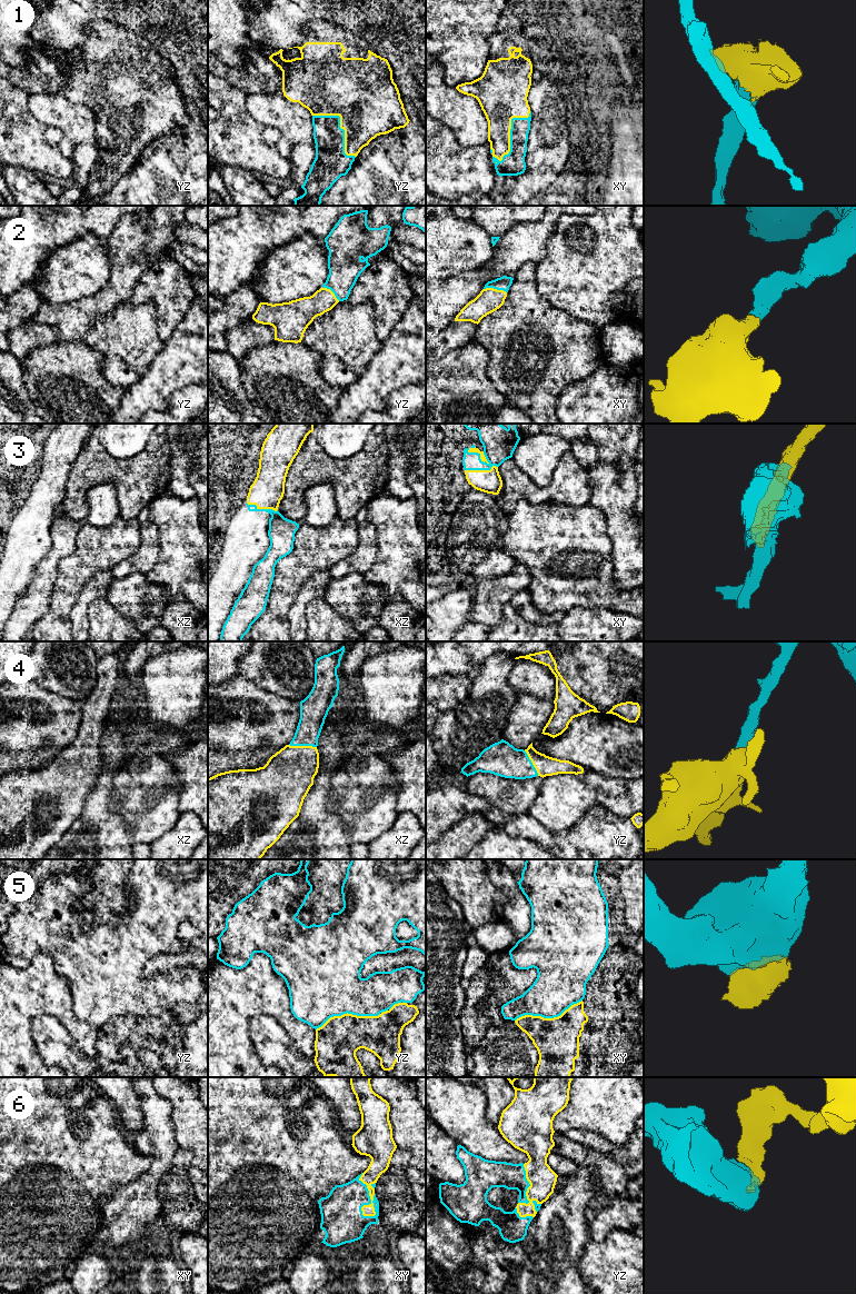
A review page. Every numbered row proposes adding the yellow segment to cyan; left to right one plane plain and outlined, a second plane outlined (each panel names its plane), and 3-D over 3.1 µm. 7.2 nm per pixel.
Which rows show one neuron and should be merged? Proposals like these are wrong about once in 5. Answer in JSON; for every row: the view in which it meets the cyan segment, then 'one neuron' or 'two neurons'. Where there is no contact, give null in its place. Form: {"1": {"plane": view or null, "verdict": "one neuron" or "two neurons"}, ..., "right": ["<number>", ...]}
{"1": {"plane": "yz", "verdict": "one neuron"}, "2": {"plane": "xy", "verdict": "one neuron"}, "3": {"plane": "xy", "verdict": "two neurons"}, "4": {"plane": "xz", "verdict": "one neuron"}, "5": {"plane": "xy", "verdict": "two neurons"}, "6": {"plane": "xy", "verdict": "one neuron"}, "right": ["1", "2", "4", "6"]}

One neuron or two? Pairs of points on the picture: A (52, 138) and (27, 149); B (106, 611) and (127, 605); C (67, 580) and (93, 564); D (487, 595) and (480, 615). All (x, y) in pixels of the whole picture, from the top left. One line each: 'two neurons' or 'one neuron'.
A: two neurons
B: two neurons
C: one neuron
D: one neuron

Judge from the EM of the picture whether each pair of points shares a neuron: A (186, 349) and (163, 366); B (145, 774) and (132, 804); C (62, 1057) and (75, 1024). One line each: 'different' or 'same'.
A: same
B: same
C: different

